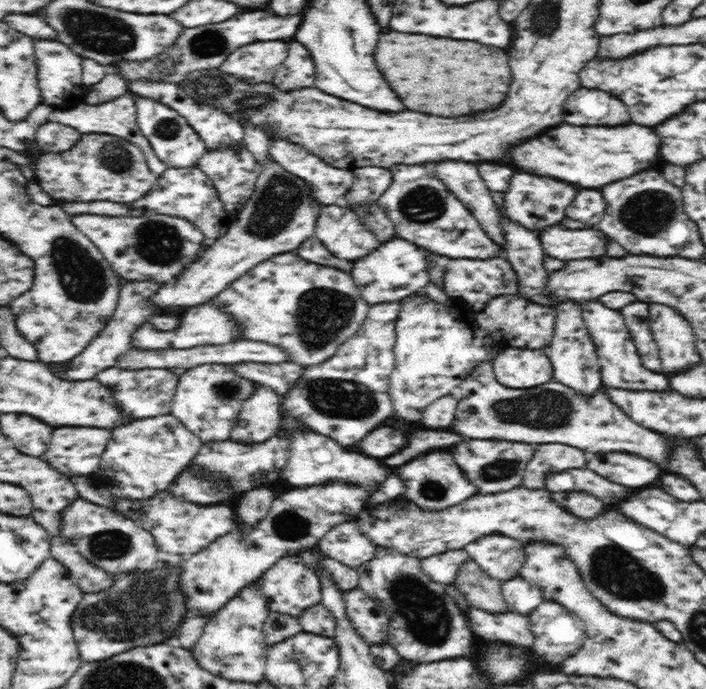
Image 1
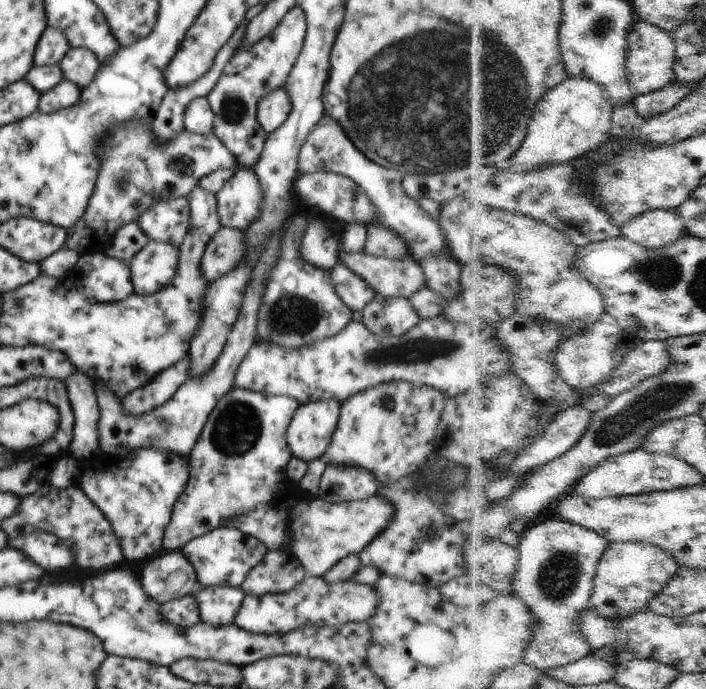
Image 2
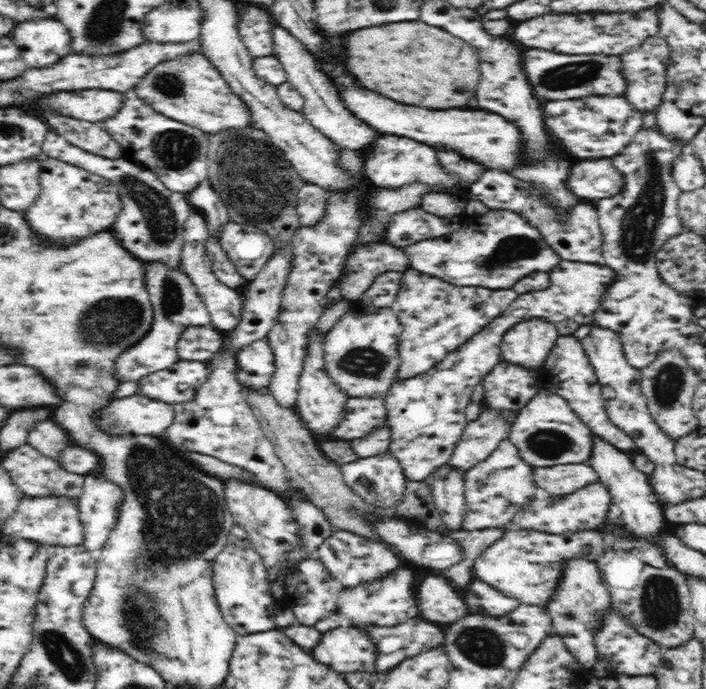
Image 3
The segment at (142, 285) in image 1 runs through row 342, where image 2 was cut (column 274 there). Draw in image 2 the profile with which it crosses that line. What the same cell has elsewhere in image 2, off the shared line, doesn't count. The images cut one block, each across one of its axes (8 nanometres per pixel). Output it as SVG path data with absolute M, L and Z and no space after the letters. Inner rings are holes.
M284 87L277 88L263 99L257 106L257 119L260 126L270 134L287 118L291 111L291 100Z

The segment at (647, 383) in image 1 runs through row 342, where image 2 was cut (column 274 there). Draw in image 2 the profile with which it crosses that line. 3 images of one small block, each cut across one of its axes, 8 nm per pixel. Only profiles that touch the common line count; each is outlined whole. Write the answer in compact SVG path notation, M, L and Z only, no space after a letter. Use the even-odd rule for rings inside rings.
M306 577L287 593L272 593L255 597L246 595L235 616L235 625L251 633L281 635L304 627L338 627L346 623L361 623L376 614L379 594L374 586L358 581L329 585L322 577Z

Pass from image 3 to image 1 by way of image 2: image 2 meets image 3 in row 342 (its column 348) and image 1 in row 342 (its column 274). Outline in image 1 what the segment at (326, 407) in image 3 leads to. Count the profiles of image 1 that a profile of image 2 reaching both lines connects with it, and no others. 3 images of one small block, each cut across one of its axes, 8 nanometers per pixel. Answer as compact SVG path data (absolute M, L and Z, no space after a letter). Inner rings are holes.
M286 252L251 268L210 301L222 312L230 314L240 325L239 336L242 339L279 346L288 353L290 362L301 367L314 366L334 356L340 344L360 332L371 307L362 298L360 289L350 274L337 268L306 262L294 252Z

